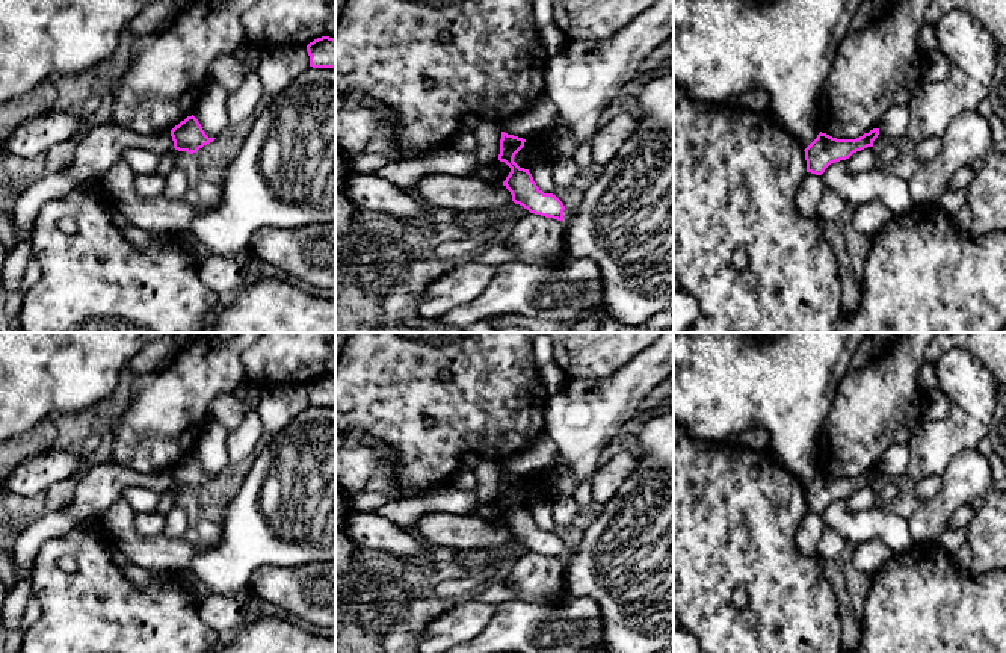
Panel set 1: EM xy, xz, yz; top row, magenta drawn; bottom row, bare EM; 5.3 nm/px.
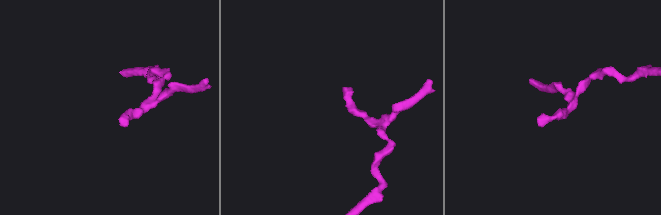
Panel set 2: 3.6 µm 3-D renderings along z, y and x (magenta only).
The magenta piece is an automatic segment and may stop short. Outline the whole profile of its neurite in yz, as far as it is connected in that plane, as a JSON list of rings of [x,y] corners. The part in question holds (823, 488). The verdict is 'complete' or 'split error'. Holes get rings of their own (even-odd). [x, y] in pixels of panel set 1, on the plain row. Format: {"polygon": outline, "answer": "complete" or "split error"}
{"polygon": [[[873,467],[856,478],[837,478],[820,470],[817,476],[804,488],[807,511],[822,514],[831,502],[846,499],[853,491],[873,485],[873,479],[878,473],[879,467]]], "answer": "complete"}

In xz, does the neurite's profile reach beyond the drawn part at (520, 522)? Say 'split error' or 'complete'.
complete

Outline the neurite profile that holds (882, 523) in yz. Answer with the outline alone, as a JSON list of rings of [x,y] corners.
[[[840,499],[831,502],[822,512],[822,517],[825,526],[837,531],[853,544],[879,538],[890,546],[893,553],[905,553],[915,544],[908,521],[885,506],[864,512],[850,512],[846,500]]]

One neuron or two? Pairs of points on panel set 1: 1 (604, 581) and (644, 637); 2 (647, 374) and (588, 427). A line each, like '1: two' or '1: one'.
1: one
2: one

